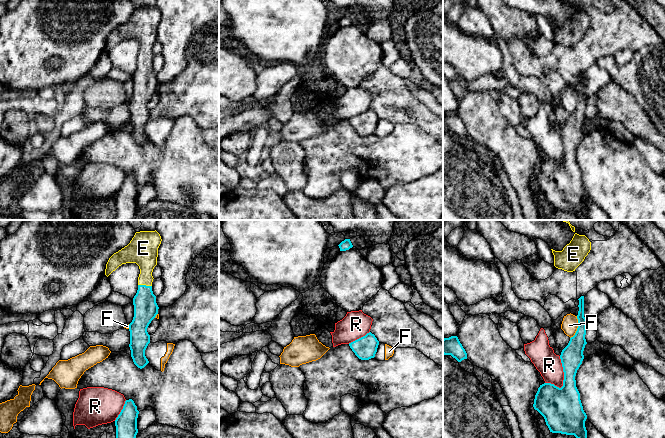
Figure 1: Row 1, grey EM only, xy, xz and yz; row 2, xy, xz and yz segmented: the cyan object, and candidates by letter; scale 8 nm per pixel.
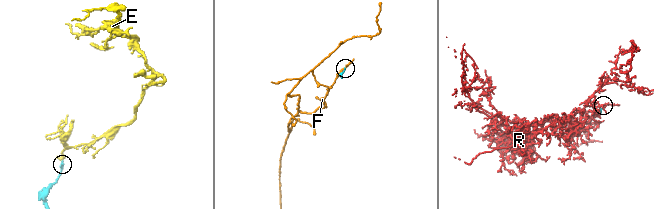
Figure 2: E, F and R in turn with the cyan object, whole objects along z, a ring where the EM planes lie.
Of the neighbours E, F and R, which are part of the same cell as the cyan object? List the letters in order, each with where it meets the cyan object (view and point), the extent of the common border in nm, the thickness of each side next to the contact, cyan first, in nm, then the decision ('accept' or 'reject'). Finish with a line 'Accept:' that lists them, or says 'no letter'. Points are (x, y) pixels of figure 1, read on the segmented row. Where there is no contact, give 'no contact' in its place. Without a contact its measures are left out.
E: meets cyan in xy at (145, 285); contact 110 nm long; 190 nm thick on the cyan side, 200 nm on the other; accept
F: meets cyan in yz at (578, 327); contact 190 nm long; 180 nm thick on the cyan side, 130 nm on the other; reject
R: meets cyan in yz at (563, 371); contact 260 nm long; 240 nm thick on the cyan side, 200 nm on the other; reject
Accept: E

